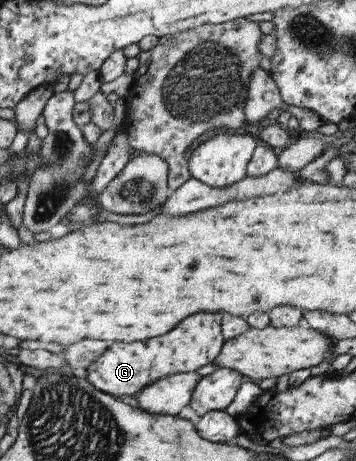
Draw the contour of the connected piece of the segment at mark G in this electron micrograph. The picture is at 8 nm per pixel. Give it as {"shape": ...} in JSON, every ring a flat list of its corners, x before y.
{"shape":[[199,312,181,320,165,336,157,336,143,342,123,344,117,342,109,346,87,370,88,382,100,392,116,398,135,396,145,386,183,372,194,372,212,364,224,346,225,338,221,332,221,312]]}

